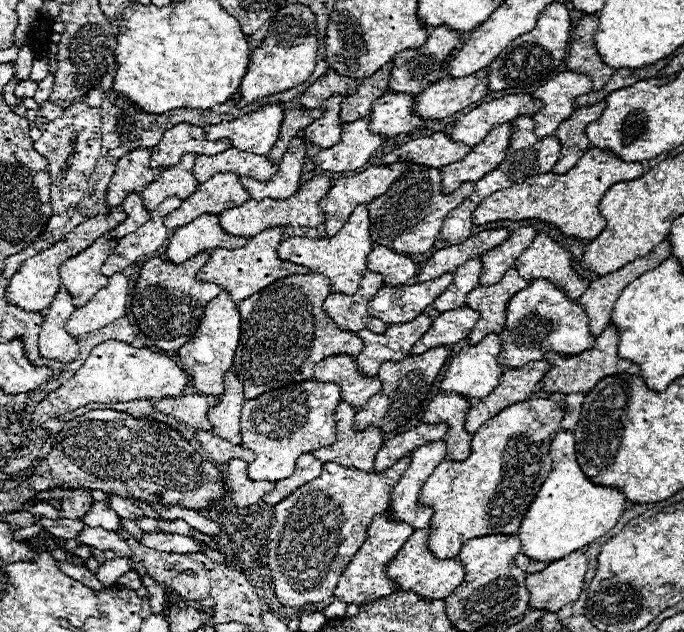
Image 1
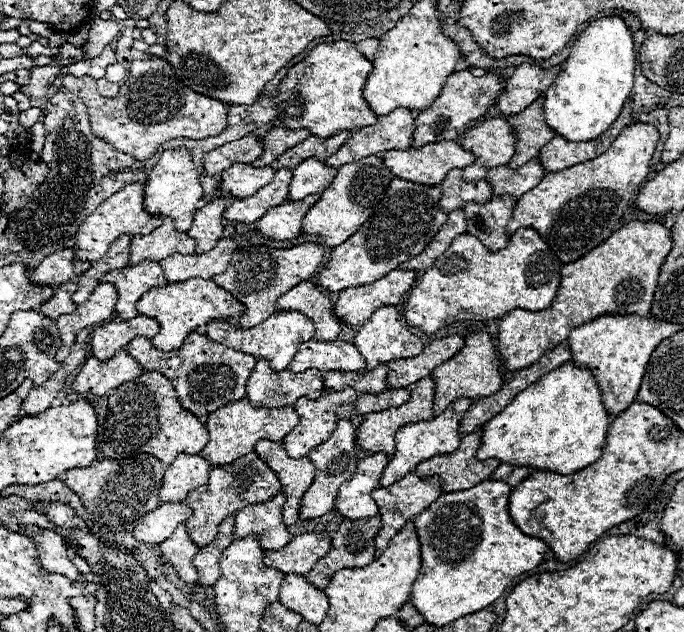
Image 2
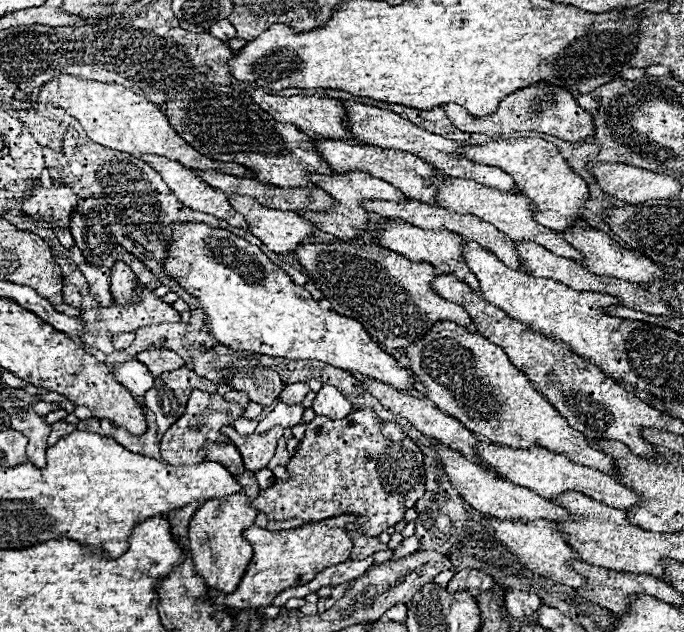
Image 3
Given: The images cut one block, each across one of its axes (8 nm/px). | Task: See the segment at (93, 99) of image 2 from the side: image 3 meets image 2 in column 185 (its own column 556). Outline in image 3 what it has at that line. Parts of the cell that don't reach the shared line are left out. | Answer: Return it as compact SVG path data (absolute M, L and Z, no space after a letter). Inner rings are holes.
M538 82L512 92L498 104L494 114L482 116L482 118L468 114L468 110L464 110L458 104L444 104L442 108L446 110L452 124L464 132L476 132L476 134L488 134L488 136L502 136L510 132L542 132L566 142L584 142L594 134L592 114L580 108L574 96L566 88L560 88L548 82Z

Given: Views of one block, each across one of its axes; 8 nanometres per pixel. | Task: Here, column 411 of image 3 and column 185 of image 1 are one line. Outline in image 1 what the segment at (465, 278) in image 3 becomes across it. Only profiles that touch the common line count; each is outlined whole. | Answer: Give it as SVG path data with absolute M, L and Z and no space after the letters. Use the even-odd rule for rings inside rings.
M204 214L176 228L174 236L166 246L166 260L180 264L198 252L206 252L214 248L240 248L244 244L248 244L248 238L232 236L224 232L218 216Z

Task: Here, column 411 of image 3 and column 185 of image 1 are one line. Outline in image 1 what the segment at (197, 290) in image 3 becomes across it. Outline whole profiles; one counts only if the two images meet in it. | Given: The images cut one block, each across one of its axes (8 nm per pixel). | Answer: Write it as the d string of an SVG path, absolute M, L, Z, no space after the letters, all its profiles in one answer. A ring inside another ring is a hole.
M106 340L98 344L92 354L86 358L82 368L62 386L52 390L32 414L32 426L40 426L42 422L62 416L70 410L76 410L90 402L130 402L138 398L162 400L166 396L178 396L188 386L188 374L164 354L154 352L152 348L134 348L128 342Z

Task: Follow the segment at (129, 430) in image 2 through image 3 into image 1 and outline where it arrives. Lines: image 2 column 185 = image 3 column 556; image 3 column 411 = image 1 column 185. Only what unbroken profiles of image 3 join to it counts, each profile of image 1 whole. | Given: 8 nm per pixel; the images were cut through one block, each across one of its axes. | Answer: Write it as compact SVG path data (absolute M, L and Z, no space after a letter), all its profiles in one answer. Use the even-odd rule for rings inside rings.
M224 292L220 294L220 298L208 302L204 310L204 318L200 322L200 330L196 330L194 338L178 350L178 356L174 360L188 372L194 388L200 394L220 396L224 394L224 374L232 368L232 358L238 340L240 340L240 312L234 300L230 298L230 294Z

